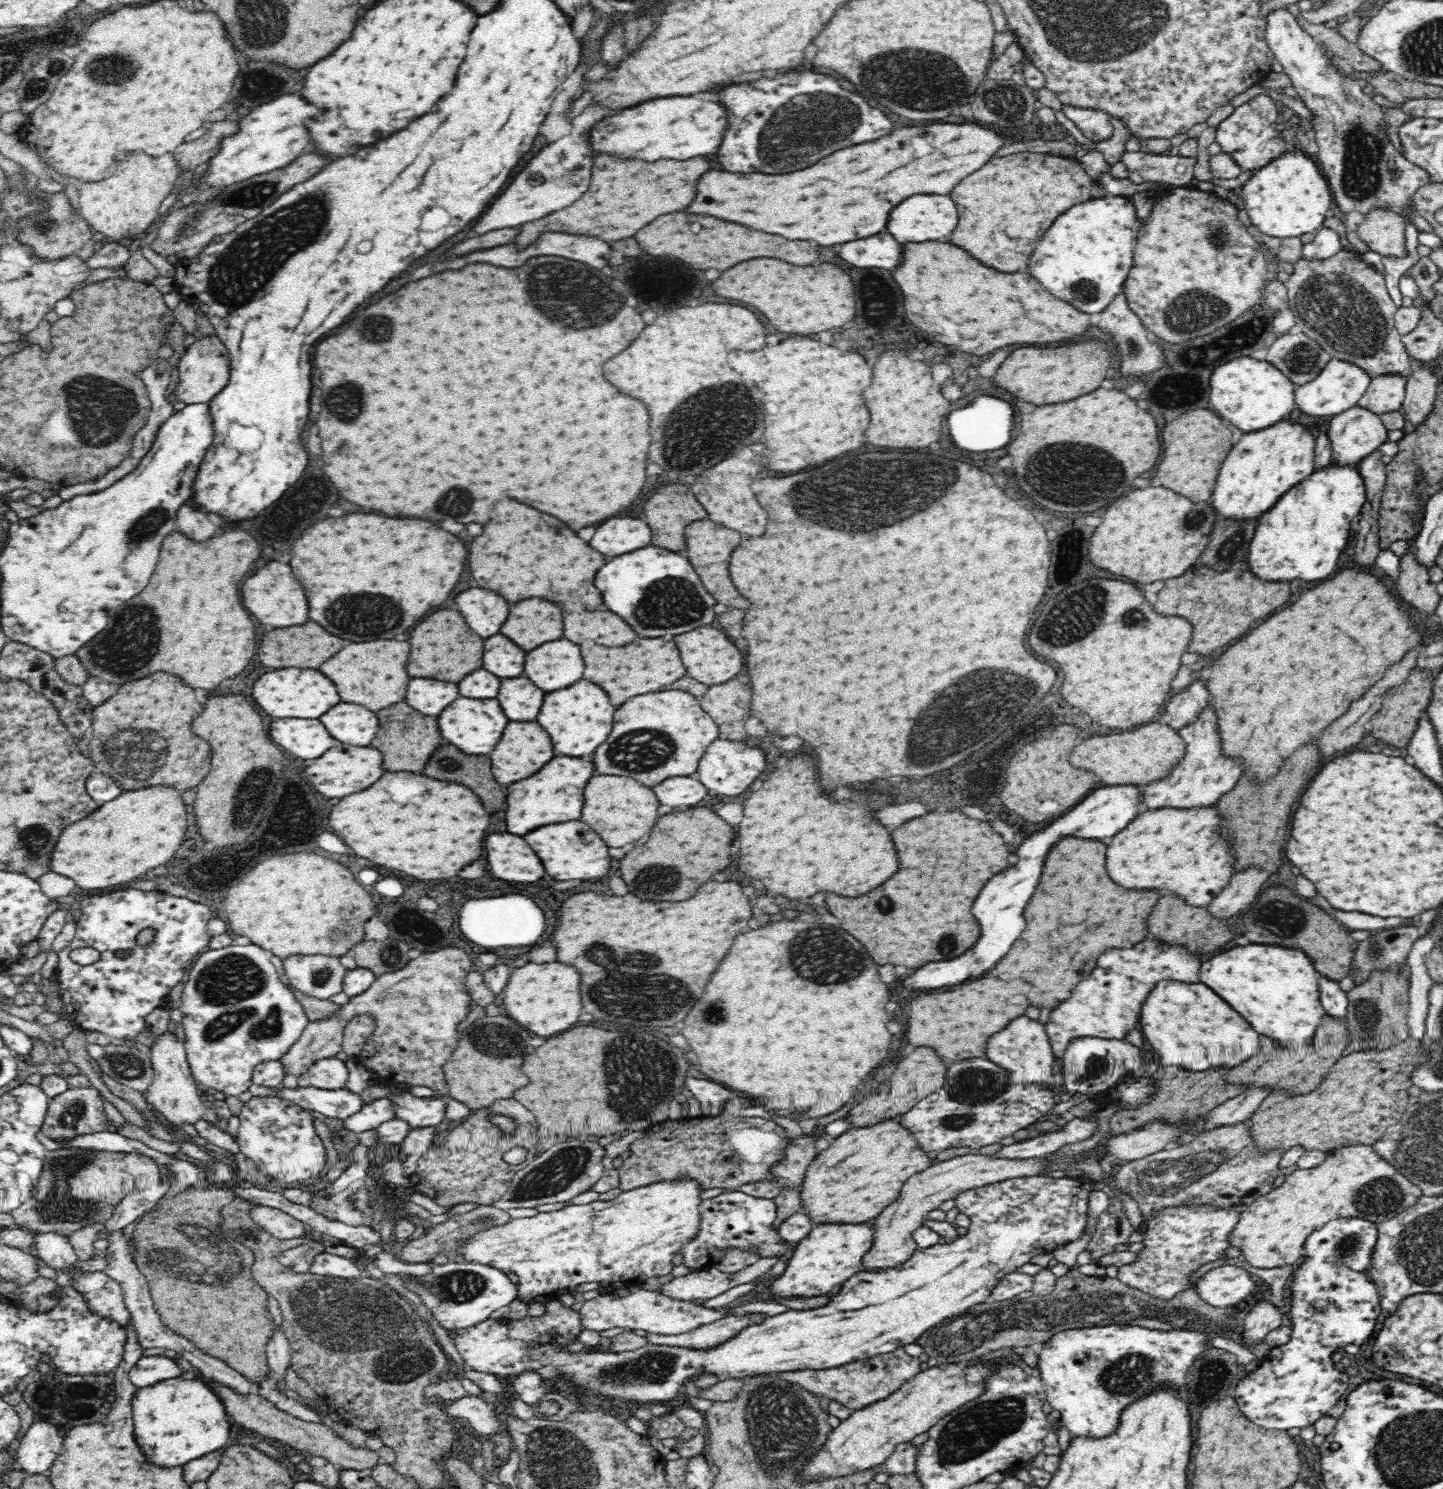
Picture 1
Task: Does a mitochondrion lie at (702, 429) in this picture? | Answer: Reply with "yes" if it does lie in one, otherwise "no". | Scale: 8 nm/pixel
yes

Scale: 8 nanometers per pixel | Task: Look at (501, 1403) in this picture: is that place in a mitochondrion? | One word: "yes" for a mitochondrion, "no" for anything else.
no

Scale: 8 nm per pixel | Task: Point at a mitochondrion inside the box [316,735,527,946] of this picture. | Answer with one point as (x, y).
(447, 762)

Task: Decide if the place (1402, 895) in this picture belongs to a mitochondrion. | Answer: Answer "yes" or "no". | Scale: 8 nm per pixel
no

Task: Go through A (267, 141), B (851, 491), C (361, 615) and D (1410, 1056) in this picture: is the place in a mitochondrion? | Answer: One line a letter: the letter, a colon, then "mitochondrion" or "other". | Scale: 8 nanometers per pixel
A: other
B: mitochondrion
C: mitochondrion
D: mitochondrion

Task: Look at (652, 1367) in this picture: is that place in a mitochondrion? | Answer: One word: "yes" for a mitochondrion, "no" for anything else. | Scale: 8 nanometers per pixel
yes

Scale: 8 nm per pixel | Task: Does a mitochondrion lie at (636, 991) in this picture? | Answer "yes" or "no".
yes

